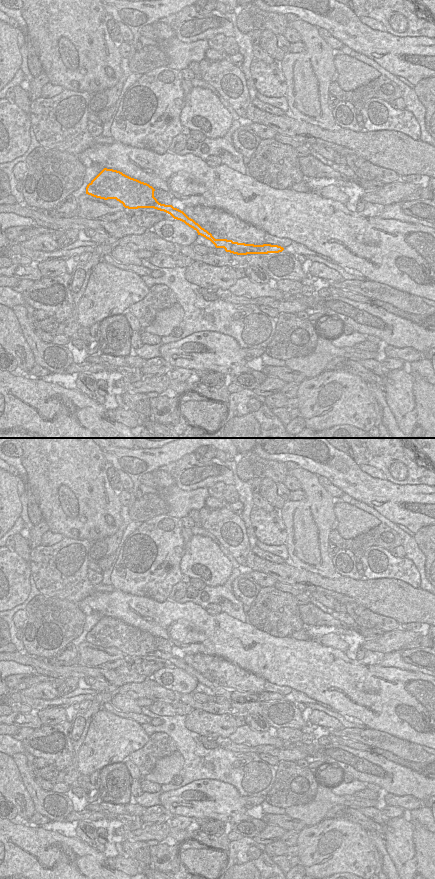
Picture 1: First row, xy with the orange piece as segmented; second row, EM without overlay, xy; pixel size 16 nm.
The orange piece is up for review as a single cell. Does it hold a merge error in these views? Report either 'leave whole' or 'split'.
leave whole

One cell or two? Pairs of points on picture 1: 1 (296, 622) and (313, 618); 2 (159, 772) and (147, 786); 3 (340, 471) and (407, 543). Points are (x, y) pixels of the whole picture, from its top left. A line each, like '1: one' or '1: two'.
1: two
2: two
3: two

